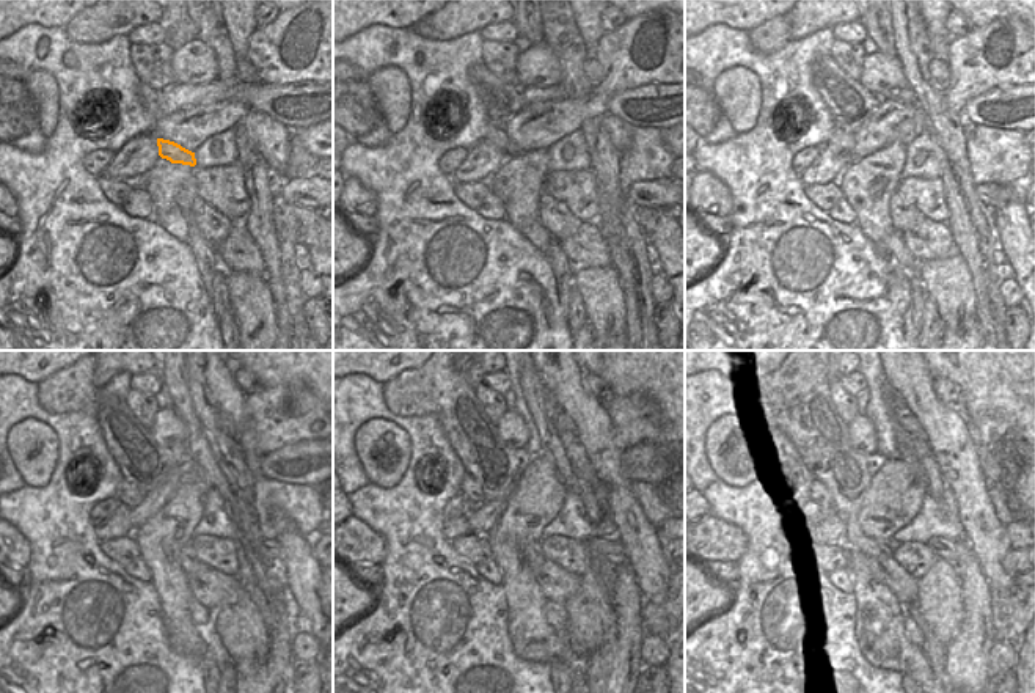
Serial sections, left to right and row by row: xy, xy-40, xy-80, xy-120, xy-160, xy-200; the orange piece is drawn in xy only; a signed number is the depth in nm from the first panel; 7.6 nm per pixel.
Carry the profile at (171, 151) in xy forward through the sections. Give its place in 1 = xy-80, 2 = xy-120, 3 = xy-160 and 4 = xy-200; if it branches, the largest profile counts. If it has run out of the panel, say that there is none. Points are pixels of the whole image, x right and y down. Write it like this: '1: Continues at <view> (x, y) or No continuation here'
1: Continues at xy-80 (841, 142)
2: Continues at xy-120 (126, 494)
3: Continues at xy-160 (470, 489)
4: Continues at xy-200 (817, 489)

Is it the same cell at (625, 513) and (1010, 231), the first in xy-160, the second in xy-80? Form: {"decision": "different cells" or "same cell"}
{"decision": "same cell"}

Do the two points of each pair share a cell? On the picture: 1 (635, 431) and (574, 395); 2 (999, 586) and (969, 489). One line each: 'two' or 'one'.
1: two
2: one

